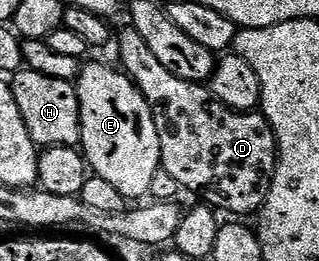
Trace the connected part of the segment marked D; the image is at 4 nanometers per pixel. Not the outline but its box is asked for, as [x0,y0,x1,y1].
[118,25,278,217]

